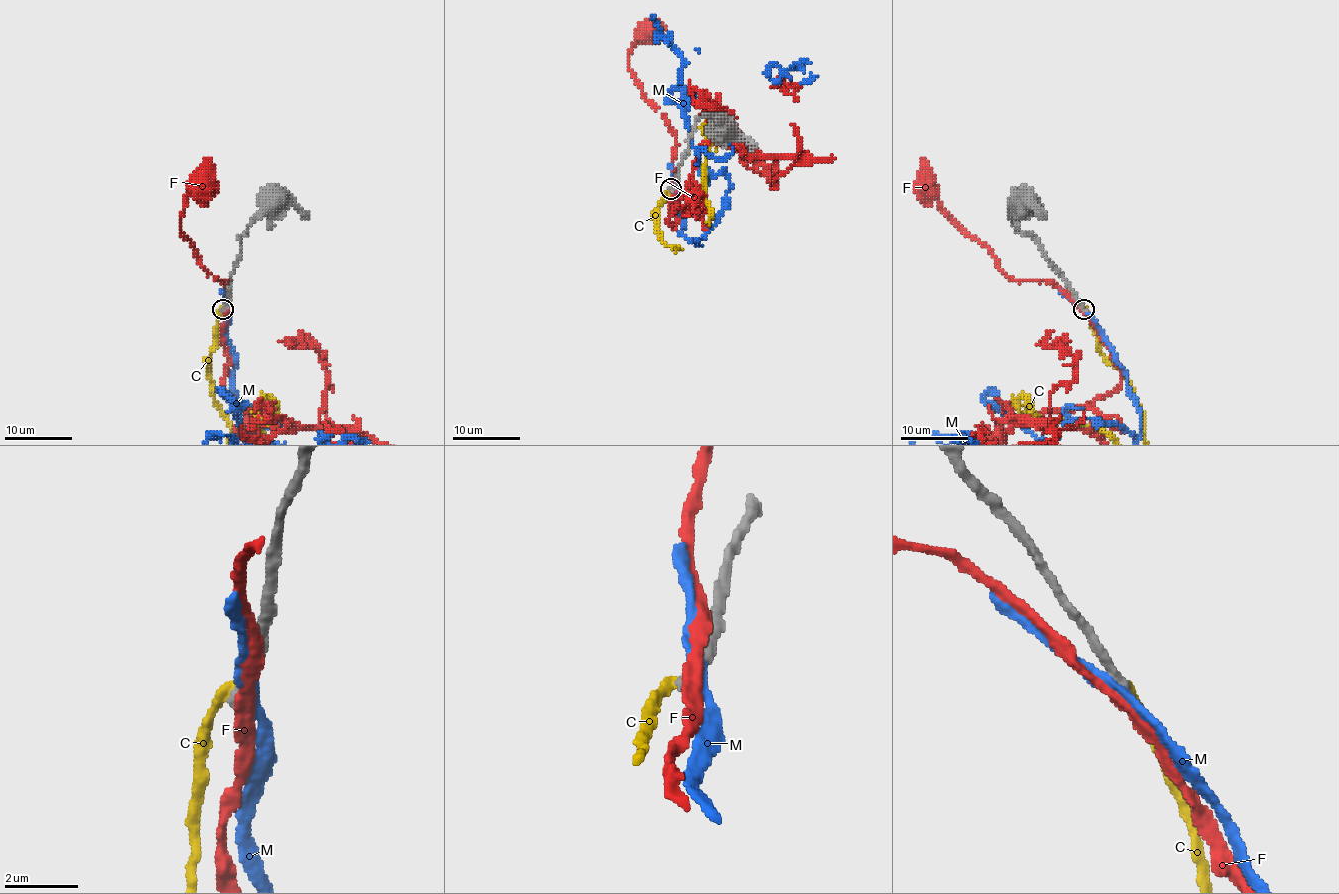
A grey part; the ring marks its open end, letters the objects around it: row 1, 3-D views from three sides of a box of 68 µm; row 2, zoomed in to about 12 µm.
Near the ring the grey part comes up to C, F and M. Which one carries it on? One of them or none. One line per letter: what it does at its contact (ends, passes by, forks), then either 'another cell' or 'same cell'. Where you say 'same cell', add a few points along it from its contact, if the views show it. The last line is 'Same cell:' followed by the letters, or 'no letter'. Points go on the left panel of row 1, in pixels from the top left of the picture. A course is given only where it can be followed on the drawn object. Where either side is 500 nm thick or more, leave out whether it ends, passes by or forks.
C: it ends; another cell
F: it passes by; another cell
M: it forks; another cell
Same cell: no letter

